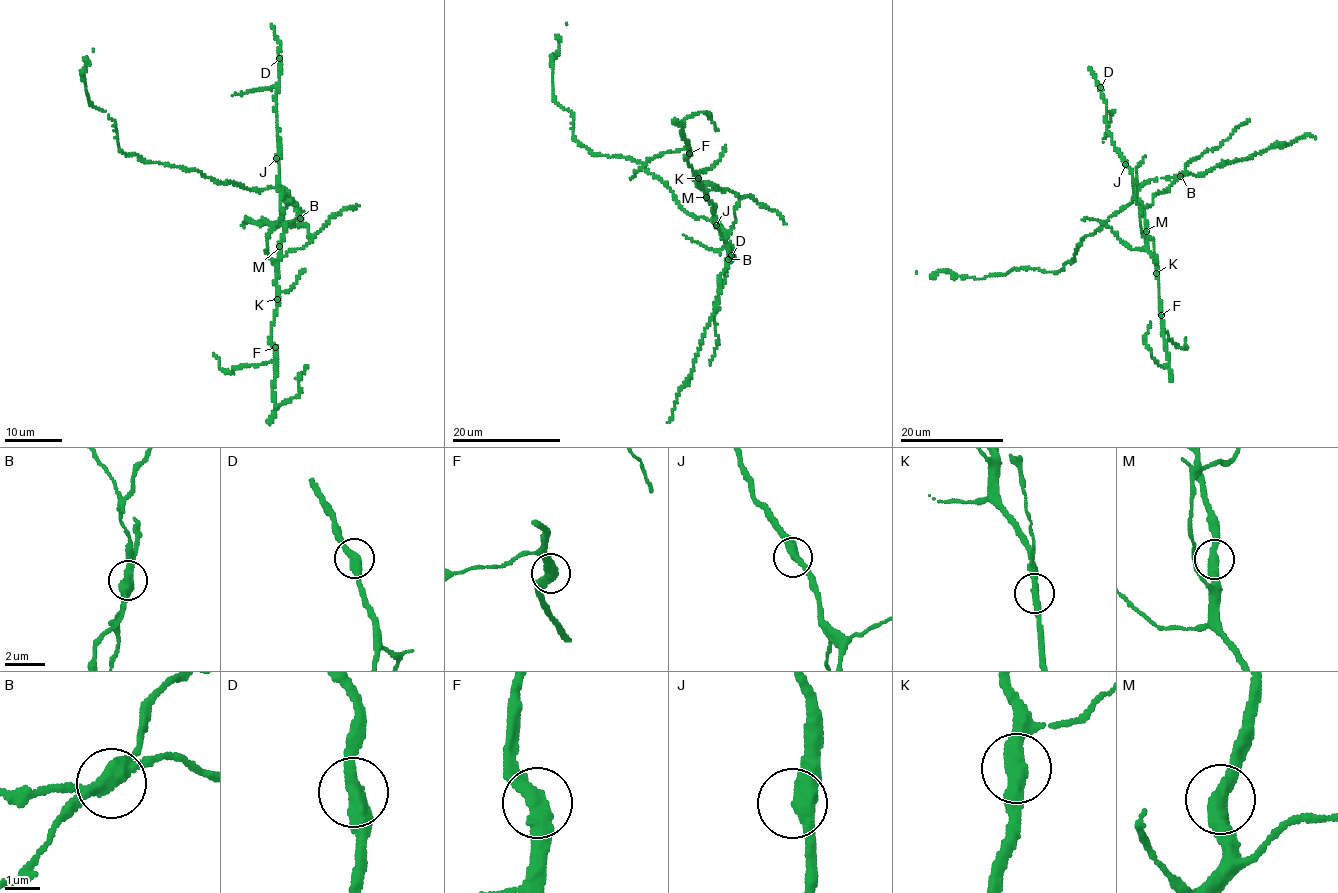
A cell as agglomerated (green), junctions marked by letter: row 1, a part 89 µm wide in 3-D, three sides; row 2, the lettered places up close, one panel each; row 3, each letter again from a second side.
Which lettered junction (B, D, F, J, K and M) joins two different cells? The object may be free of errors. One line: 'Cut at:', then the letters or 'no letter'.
Cut at: no letter

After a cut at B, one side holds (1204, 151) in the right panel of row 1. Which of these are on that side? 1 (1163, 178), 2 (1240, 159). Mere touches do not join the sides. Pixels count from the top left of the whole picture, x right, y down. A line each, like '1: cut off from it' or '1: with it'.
1: cut off from it
2: cut off from it

